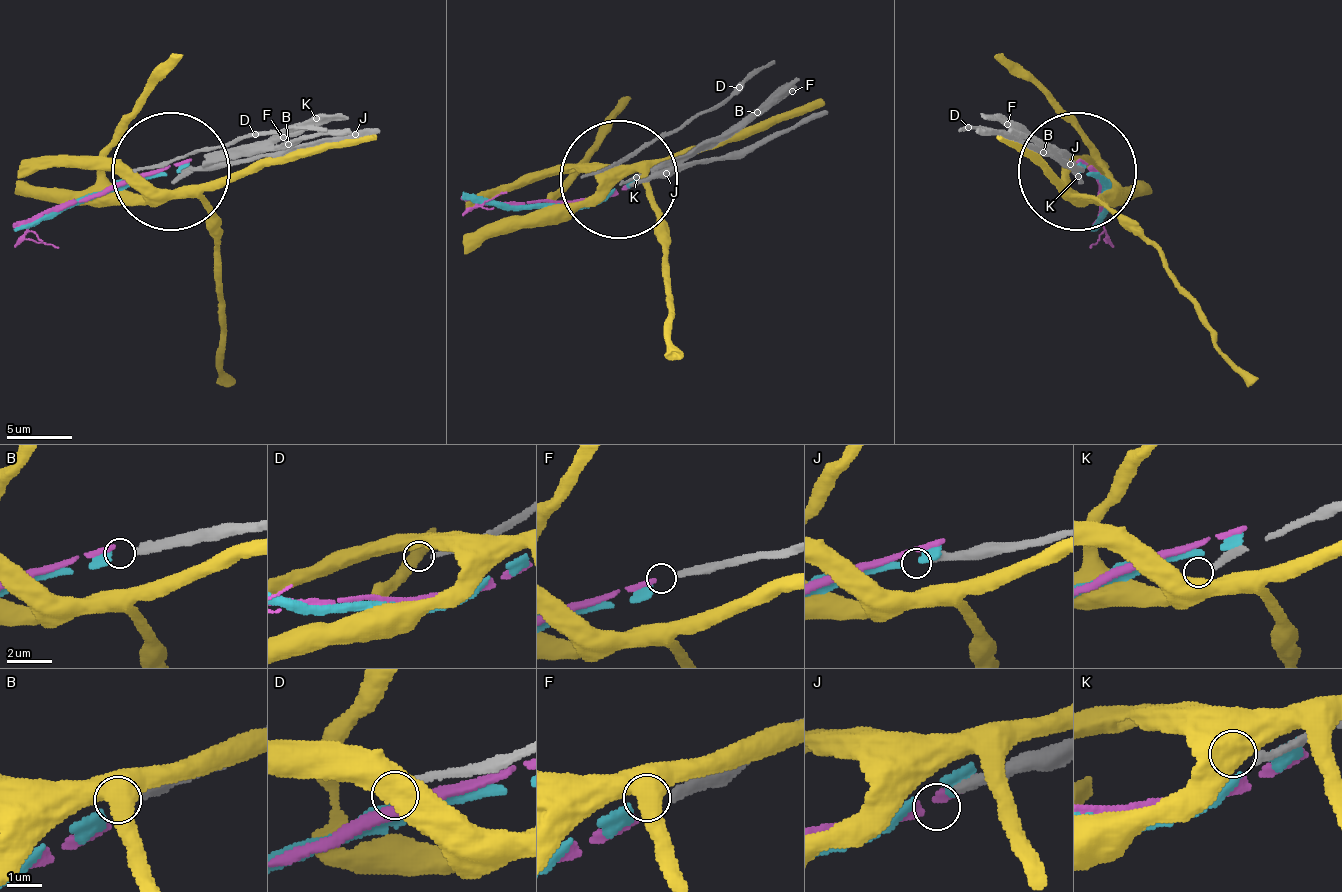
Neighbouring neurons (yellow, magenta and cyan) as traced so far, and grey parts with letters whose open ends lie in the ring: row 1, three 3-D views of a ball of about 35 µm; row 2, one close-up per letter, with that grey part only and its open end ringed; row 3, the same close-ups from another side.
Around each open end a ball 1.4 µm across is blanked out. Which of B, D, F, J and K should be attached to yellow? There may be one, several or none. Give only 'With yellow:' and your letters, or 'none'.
With yellow: none

